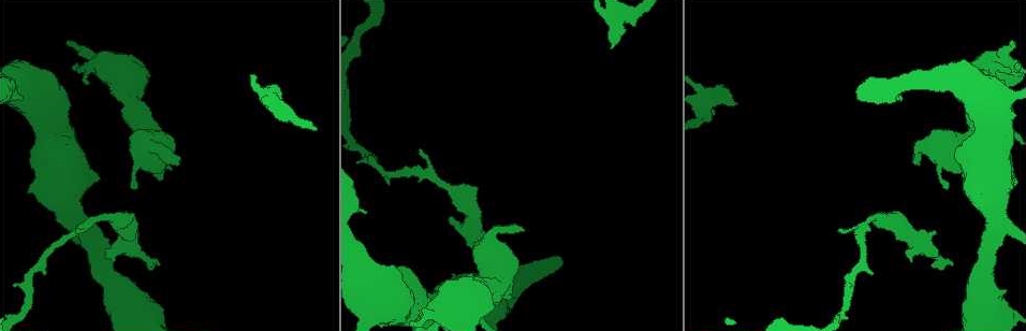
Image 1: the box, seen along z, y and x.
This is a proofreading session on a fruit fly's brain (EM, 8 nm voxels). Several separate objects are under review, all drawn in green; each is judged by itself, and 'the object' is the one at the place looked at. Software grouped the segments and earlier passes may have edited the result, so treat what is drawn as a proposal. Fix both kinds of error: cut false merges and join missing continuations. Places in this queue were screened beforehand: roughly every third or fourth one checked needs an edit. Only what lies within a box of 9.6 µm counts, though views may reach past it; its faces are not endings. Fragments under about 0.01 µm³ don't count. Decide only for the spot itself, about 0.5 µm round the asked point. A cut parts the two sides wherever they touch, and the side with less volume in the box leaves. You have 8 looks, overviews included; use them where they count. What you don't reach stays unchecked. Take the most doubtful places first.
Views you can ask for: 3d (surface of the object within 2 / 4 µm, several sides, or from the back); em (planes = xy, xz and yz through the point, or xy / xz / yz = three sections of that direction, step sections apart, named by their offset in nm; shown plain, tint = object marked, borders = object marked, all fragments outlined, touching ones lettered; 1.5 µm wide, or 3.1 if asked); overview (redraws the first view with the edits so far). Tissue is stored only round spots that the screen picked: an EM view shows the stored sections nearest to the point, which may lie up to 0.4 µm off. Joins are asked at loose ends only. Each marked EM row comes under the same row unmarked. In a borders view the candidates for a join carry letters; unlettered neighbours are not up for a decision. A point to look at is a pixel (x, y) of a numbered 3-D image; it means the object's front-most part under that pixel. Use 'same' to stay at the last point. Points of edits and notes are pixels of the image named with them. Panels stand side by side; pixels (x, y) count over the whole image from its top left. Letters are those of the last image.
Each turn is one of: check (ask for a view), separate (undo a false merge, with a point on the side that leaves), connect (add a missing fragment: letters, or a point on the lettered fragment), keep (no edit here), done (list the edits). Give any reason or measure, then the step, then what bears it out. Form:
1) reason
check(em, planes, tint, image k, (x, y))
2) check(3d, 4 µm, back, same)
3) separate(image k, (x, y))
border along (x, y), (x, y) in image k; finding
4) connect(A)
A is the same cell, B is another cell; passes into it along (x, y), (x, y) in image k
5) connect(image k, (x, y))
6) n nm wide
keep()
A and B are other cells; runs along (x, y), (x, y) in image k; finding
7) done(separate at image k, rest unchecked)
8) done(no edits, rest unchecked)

check(em, yz, step 4, tint, image 1, (364, 213))

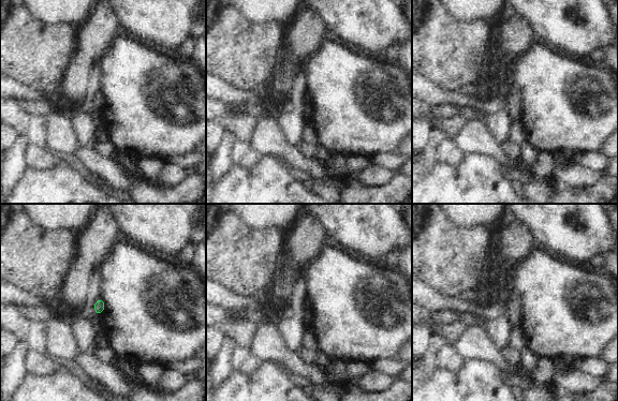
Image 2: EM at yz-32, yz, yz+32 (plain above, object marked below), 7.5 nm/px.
check(em, planes, borders, same)

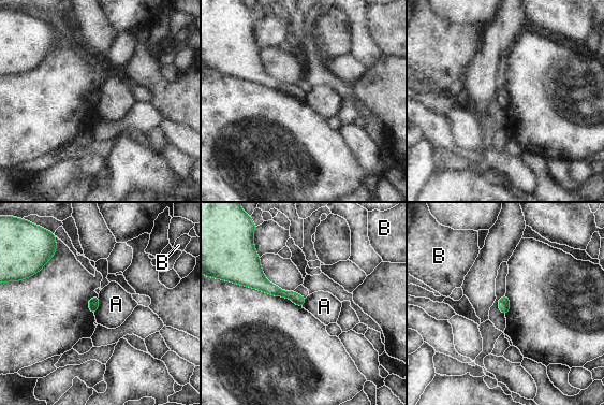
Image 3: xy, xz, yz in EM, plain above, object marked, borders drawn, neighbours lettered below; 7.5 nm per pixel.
A touches over 150 nm
keep()
A and B are other cells; border along (99, 297), (99, 306), (94, 315) in image 3; no lettered fragment goes on from it

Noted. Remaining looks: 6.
thin end
check(3d, 4 µm, back, image 1, (133, 188))

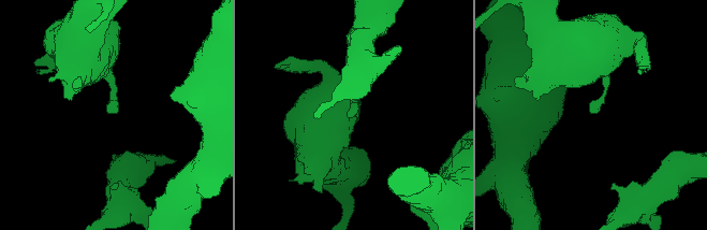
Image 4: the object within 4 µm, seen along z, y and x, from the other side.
need the tissue
check(em, xy, step 4, borders, image 4, (109, 110))

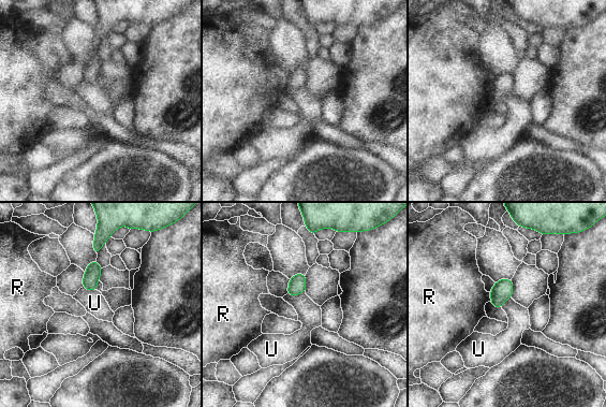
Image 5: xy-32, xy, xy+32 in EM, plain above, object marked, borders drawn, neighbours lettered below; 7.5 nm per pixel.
keep()
R and U are other cells; border along (305, 291), (293, 295), (286, 294) in image 5; no lettered fragment goes on from it

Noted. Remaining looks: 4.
thick end
check(3d, 4 µm, image 1, (909, 260))

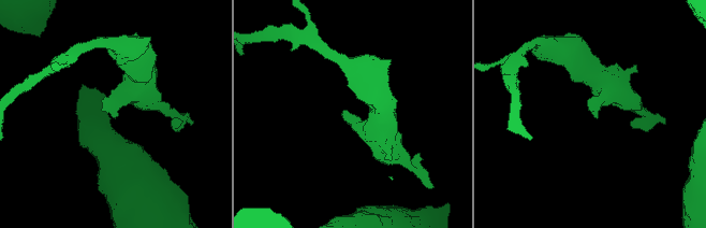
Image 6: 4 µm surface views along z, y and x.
check(em, planes, borders, image 6, (593, 111))

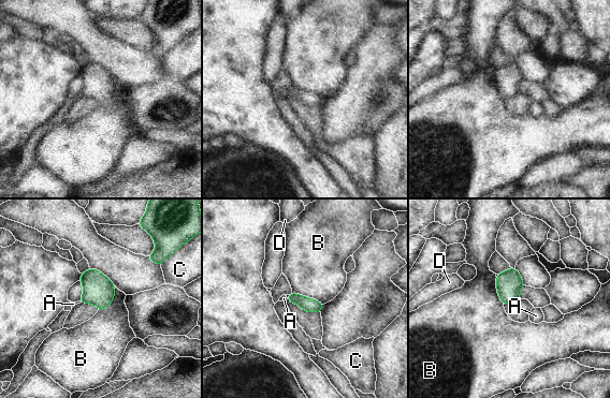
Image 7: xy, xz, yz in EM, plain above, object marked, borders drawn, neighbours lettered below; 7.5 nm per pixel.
keep()
A, B, C and D are other cells; border along (292, 292), (317, 299), (323, 304) in image 7; no lettered fragment goes on from it

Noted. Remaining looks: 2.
done(no edits, rest unchecked)

